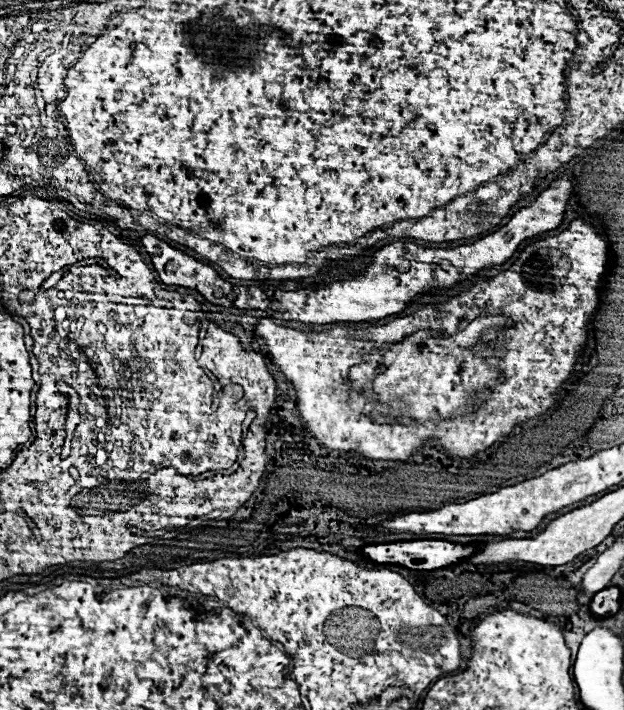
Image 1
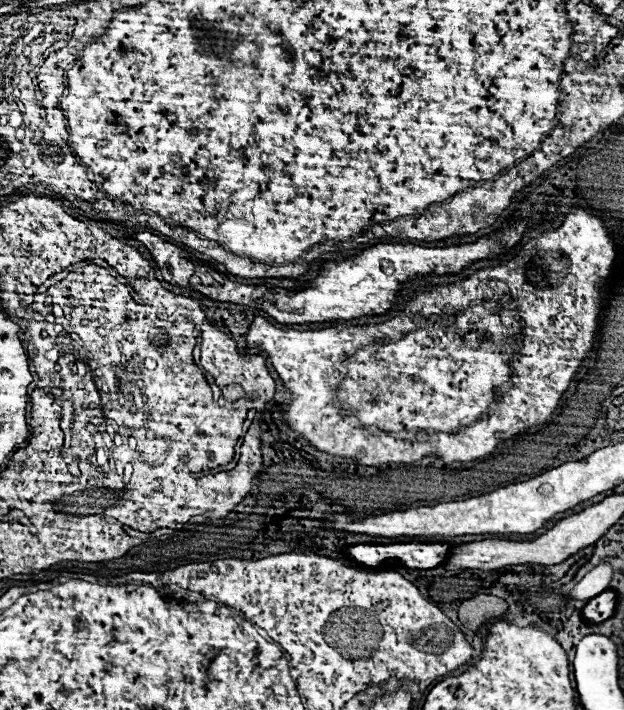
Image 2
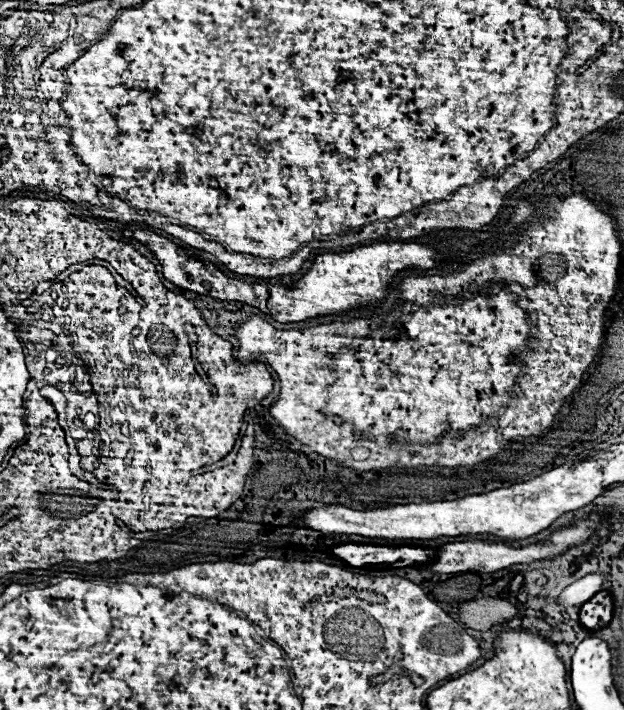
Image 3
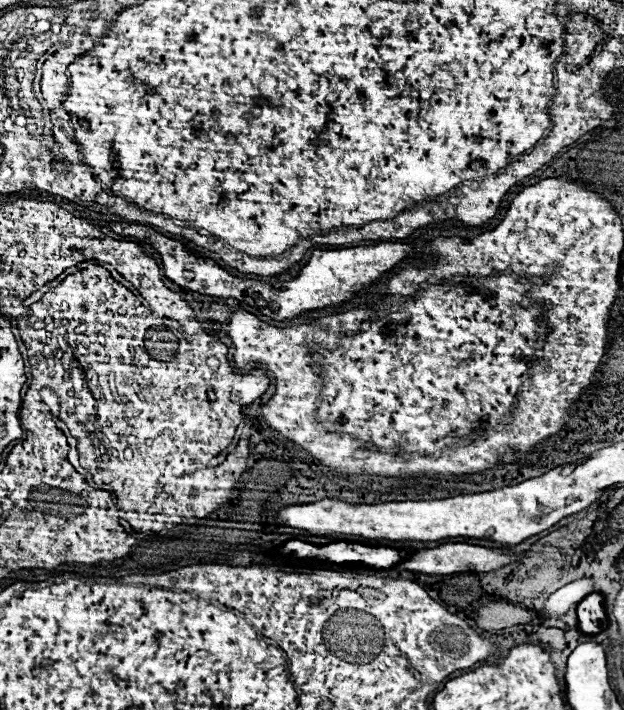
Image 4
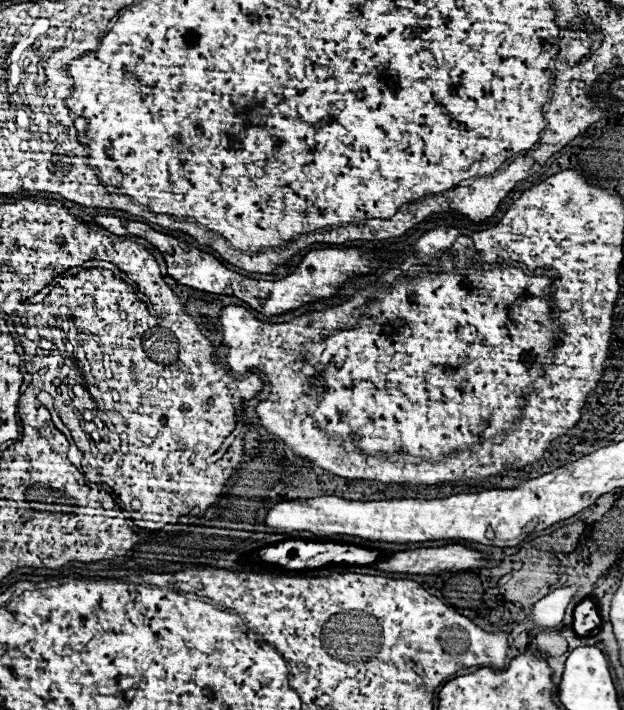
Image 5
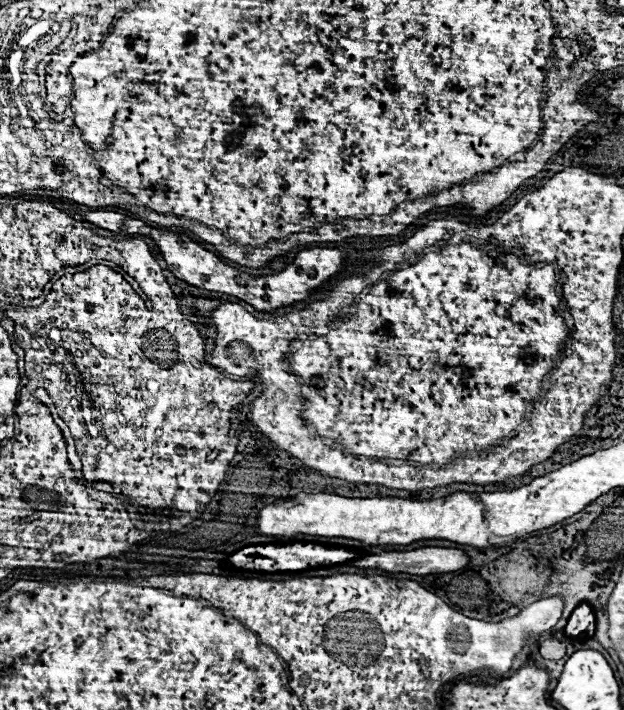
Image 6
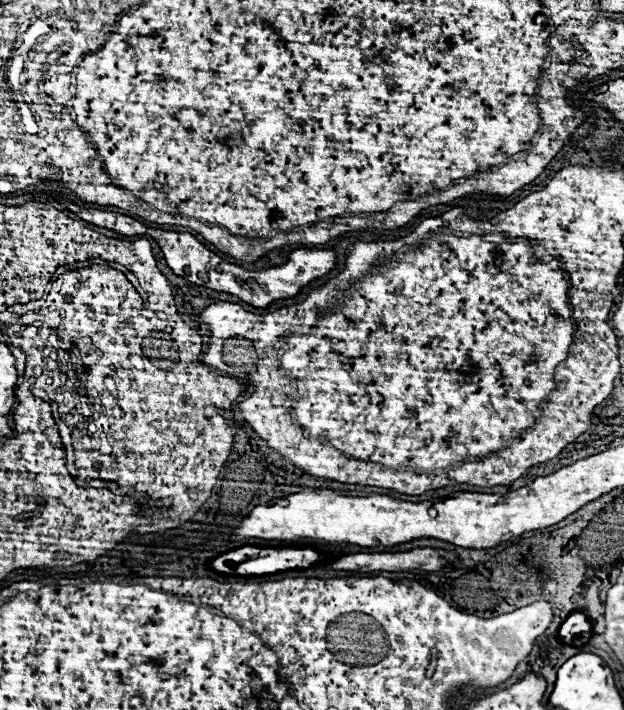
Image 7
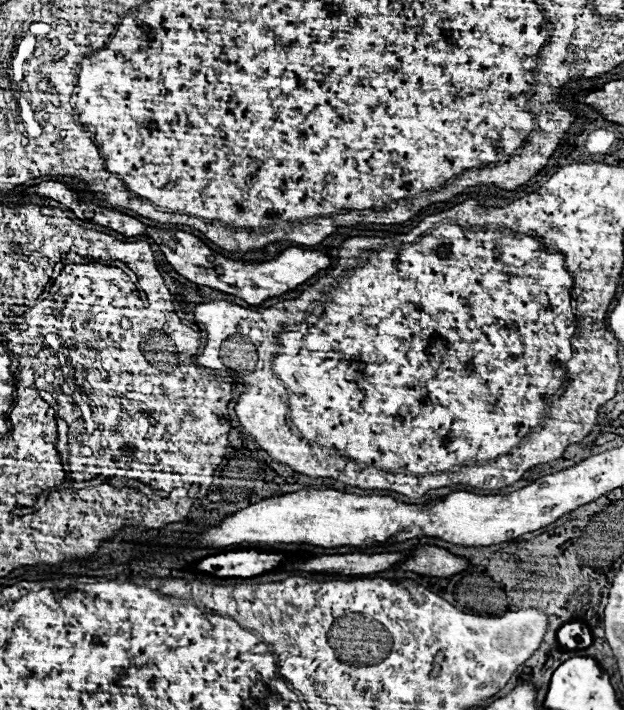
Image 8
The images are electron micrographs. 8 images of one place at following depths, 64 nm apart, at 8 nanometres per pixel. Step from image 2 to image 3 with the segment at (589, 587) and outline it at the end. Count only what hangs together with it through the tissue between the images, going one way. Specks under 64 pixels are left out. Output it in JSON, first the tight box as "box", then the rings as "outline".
{"box":[554,574,602,606],"outline":[[[588,574],[580,580],[576,580],[574,584],[566,586],[556,596],[554,602],[560,604],[560,606],[580,606],[600,590],[602,590],[602,576],[600,574]]]}

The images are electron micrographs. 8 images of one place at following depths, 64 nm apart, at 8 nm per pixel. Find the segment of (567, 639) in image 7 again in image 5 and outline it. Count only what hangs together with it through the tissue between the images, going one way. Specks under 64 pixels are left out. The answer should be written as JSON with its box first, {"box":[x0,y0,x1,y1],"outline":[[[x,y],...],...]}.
{"box":[572,598,600,636],"outline":[[[592,598],[582,600],[576,608],[574,608],[574,622],[572,622],[572,630],[578,636],[596,636],[600,632],[600,614],[598,614],[598,604]]]}

